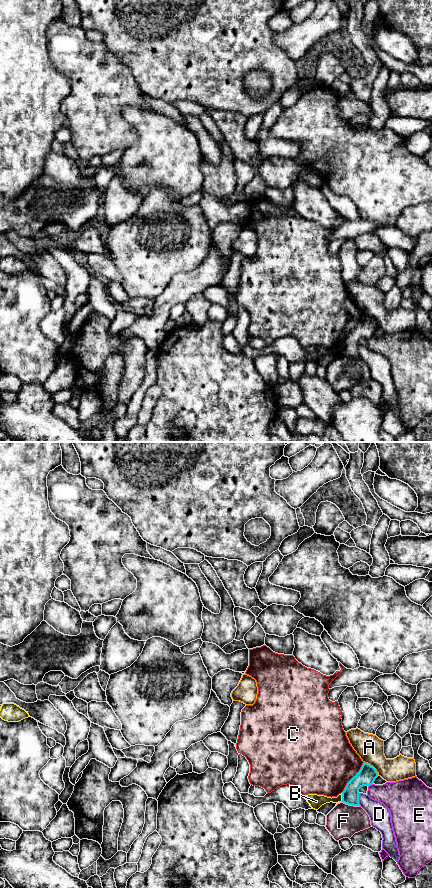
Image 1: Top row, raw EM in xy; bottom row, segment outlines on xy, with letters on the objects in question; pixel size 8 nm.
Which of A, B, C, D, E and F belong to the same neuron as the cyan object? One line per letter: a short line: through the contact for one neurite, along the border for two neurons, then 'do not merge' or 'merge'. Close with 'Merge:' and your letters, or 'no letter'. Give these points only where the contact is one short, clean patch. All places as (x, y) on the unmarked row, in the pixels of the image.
A: line xy (364, 313), (369, 315), (378, 326); do not merge
B: line xy (342, 345), (340, 353); do not merge
C: do not merge
D: do not merge
E: do not merge
F: do not merge
Merge: no letter

